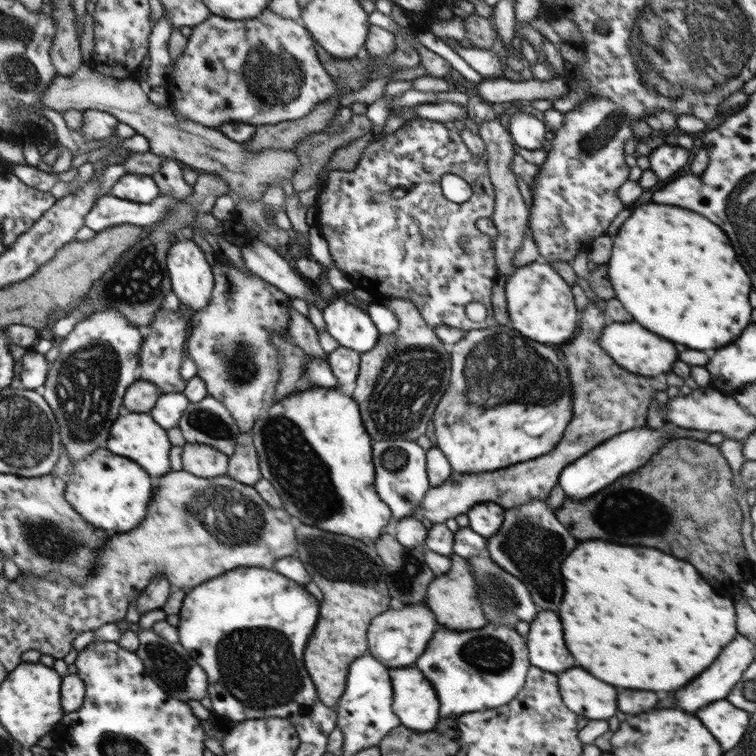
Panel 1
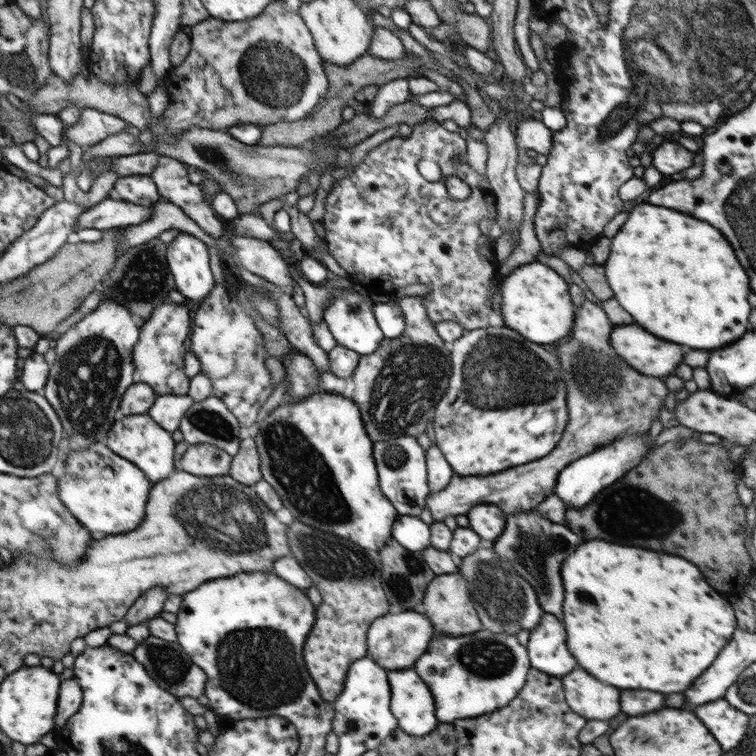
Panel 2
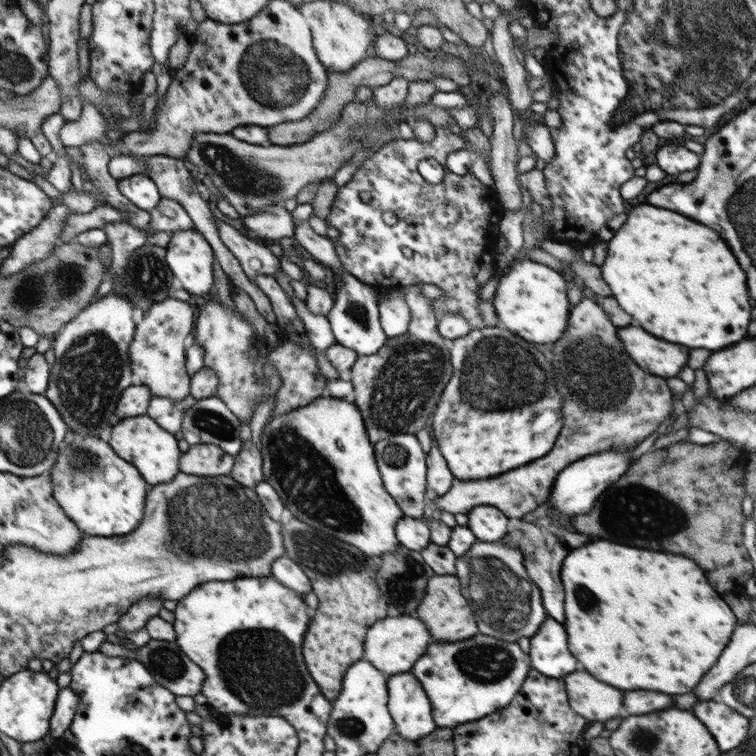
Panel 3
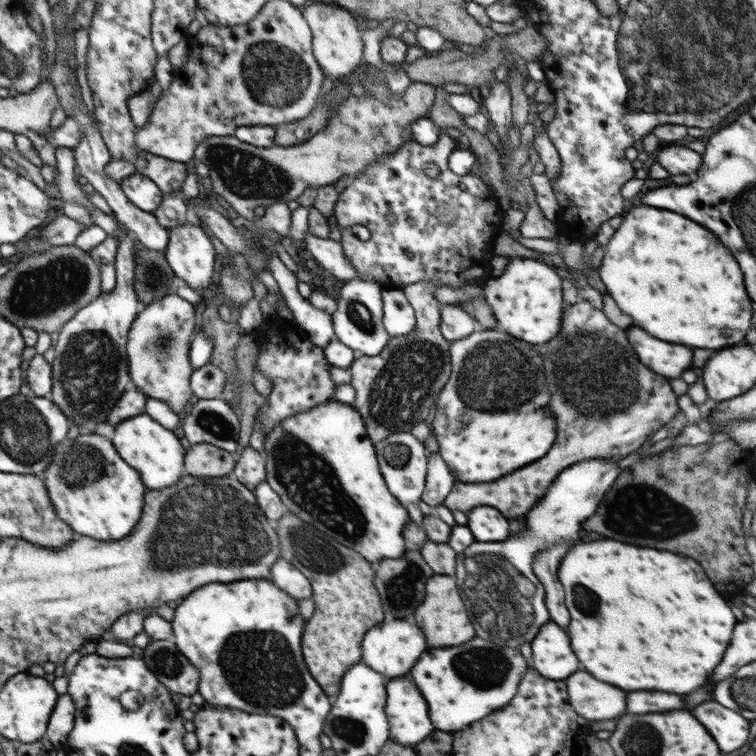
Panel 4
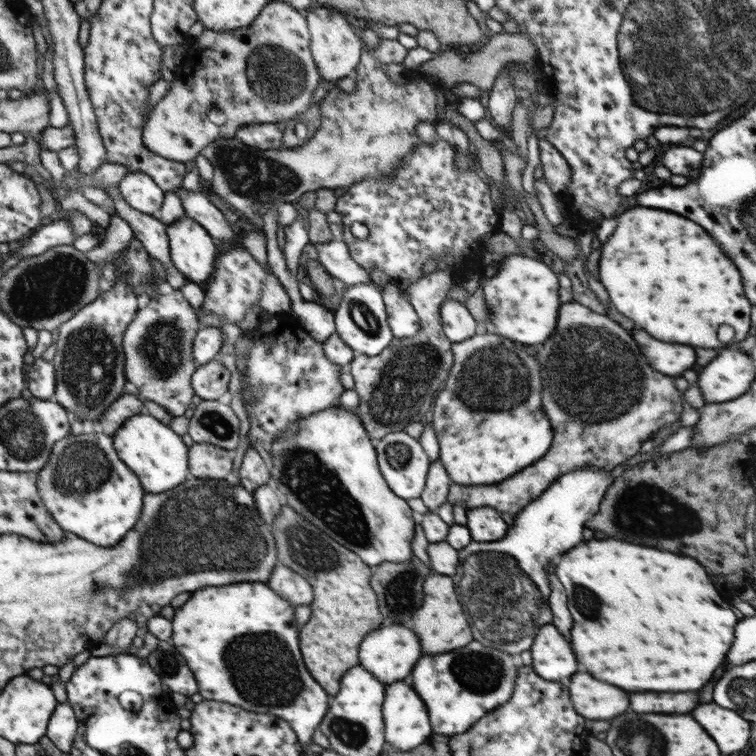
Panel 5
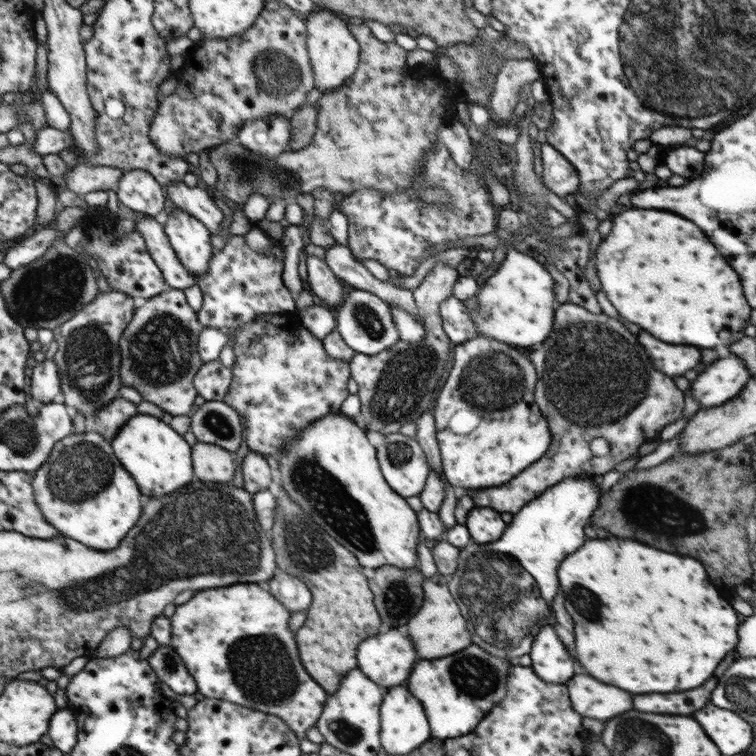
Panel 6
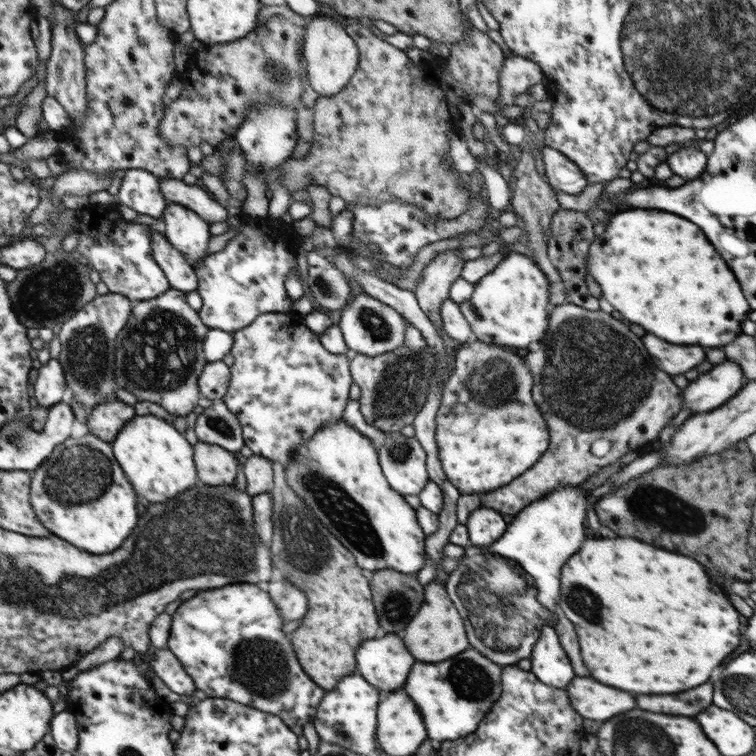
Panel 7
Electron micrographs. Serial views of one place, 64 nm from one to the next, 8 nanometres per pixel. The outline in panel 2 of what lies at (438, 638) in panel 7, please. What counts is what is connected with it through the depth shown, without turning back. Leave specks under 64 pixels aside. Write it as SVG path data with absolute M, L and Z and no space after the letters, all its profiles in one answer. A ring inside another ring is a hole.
M458 570L453 574L436 575L433 578L428 584L424 599L420 603L419 611L432 621L435 635L460 637L466 634L474 634L482 627L482 621L468 589L467 578Z

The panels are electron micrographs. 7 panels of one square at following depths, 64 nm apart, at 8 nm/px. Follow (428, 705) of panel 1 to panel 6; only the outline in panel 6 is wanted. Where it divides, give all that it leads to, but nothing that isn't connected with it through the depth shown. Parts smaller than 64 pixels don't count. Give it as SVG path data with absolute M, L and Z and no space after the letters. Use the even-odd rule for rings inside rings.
M405 684L384 690L380 708L380 742L385 754L408 754L424 744L430 737L428 718L422 707L422 702L408 691Z

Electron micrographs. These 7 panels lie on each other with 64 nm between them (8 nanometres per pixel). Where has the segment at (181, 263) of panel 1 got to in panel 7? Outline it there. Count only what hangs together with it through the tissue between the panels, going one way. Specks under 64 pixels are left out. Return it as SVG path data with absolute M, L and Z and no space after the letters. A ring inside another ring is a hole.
M168 204L161 230L174 248L194 267L208 257L208 222L182 204Z

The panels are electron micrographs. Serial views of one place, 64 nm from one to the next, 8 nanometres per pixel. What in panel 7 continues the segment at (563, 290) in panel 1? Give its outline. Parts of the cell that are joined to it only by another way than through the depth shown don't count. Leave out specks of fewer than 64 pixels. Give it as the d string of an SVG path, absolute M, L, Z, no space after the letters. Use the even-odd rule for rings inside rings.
M510 250L510 253L491 272L474 284L472 296L459 305L462 313L468 319L470 329L478 340L488 344L494 343L525 349L532 342L540 342L548 332L548 310L553 307L550 306L550 291L548 290L550 290L548 277L536 265L536 261L517 251Z

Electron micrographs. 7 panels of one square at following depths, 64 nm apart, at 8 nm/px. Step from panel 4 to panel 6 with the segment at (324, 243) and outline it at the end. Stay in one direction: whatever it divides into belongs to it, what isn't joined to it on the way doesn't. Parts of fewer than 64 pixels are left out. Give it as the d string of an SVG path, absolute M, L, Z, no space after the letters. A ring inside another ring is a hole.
M334 244L326 248L324 256L326 264L330 270L346 284L351 284L354 289L366 289L372 293L376 293L378 297L386 301L389 306L404 307L406 311L410 311L412 315L416 315L420 323L423 323L422 316L418 314L416 302L410 289L397 287L390 281L382 281L372 275L372 271L352 254L348 245Z

